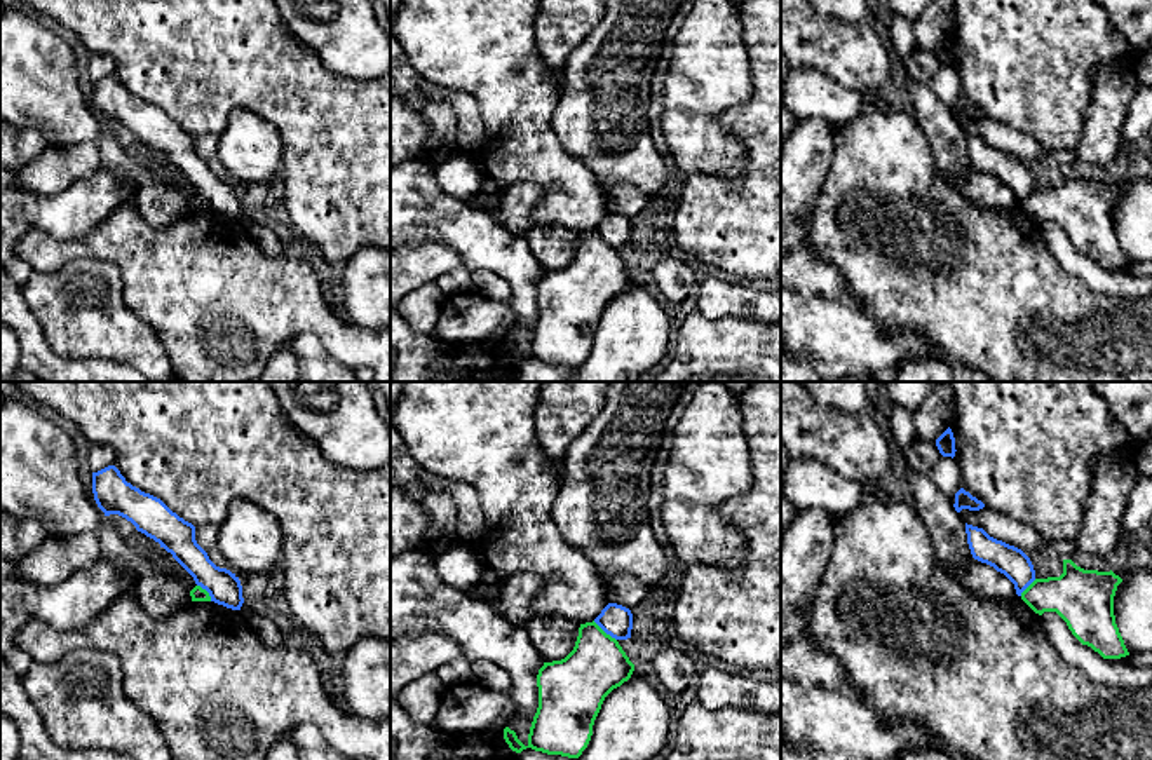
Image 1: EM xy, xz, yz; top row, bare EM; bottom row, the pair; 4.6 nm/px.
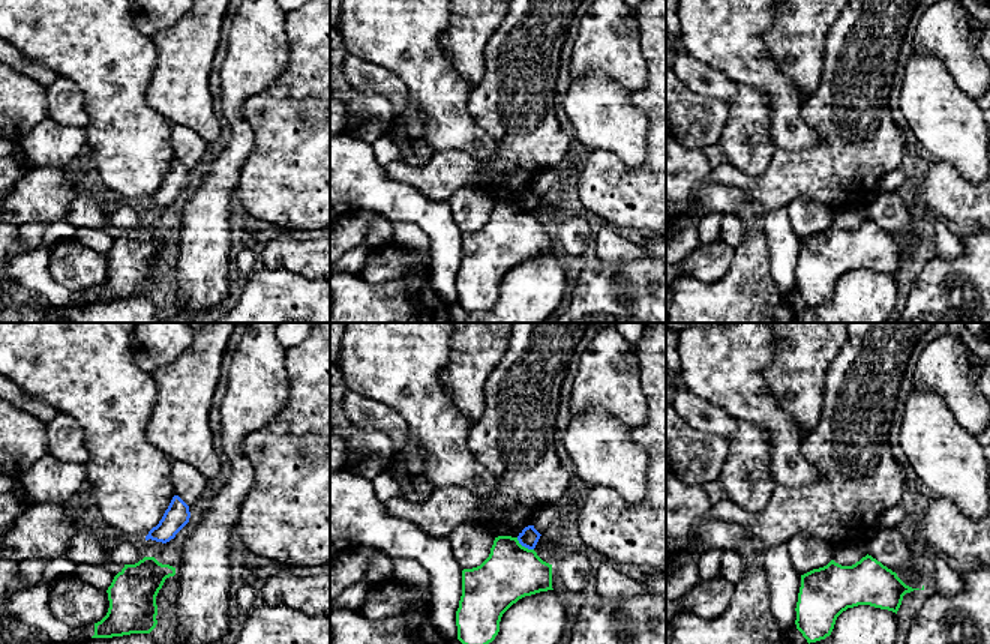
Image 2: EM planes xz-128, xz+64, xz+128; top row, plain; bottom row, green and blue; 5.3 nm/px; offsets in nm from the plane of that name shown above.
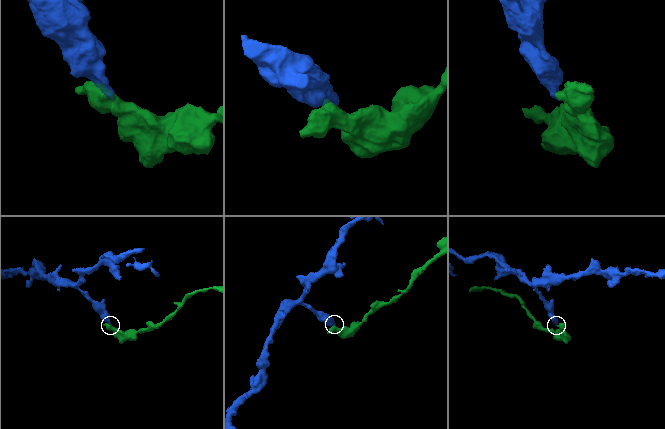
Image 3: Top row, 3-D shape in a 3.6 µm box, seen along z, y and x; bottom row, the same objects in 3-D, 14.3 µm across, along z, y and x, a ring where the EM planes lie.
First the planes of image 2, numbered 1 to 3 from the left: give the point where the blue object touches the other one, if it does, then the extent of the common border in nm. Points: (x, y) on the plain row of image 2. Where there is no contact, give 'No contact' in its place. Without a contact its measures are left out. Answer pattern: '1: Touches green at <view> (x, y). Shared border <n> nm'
1: No contact
2: Touches green at xz+64 (524, 210). Shared border 120 nm
3: No contact

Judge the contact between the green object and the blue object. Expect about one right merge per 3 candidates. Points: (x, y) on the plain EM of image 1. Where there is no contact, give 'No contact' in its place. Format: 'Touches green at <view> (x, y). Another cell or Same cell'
Touches green at xz (603, 241). Another cell

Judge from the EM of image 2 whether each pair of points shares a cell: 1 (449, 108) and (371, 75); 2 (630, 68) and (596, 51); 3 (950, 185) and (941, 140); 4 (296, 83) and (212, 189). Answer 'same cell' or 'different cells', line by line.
1: different cells
2: same cell
3: different cells
4: different cells

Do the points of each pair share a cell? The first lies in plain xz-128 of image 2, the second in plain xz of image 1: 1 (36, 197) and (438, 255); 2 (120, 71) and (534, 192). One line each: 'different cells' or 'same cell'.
1: same cell
2: different cells

